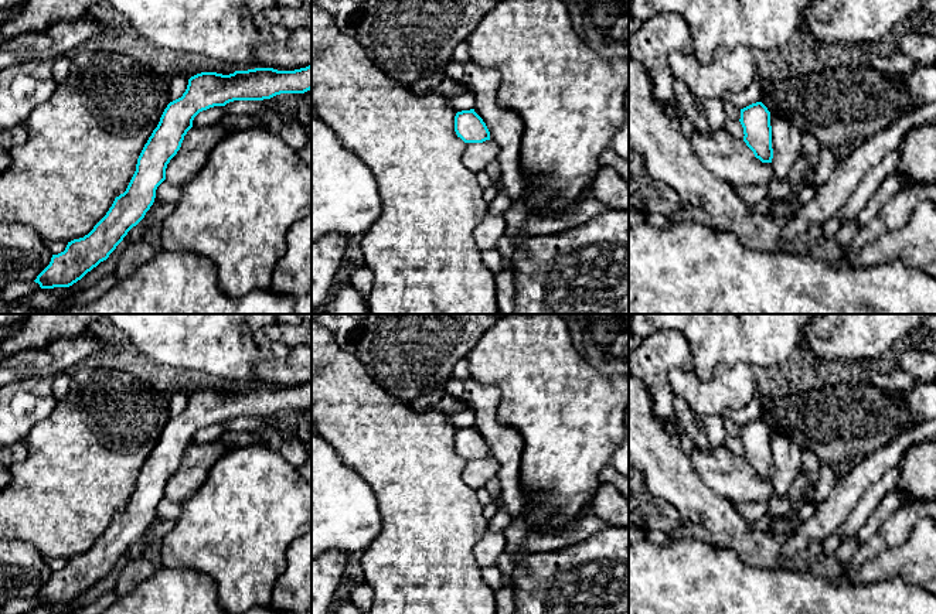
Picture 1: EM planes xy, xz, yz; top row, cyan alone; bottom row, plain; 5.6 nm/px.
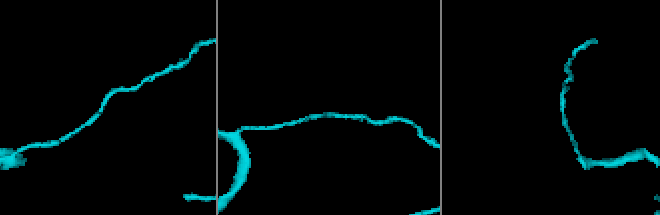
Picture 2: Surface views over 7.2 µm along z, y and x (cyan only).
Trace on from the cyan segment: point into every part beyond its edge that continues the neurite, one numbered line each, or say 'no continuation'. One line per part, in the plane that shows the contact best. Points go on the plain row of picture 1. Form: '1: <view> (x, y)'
no continuation

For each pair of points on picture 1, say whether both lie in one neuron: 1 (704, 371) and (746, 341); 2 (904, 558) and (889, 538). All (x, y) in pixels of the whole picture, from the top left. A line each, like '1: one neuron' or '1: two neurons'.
1: one neuron
2: two neurons

